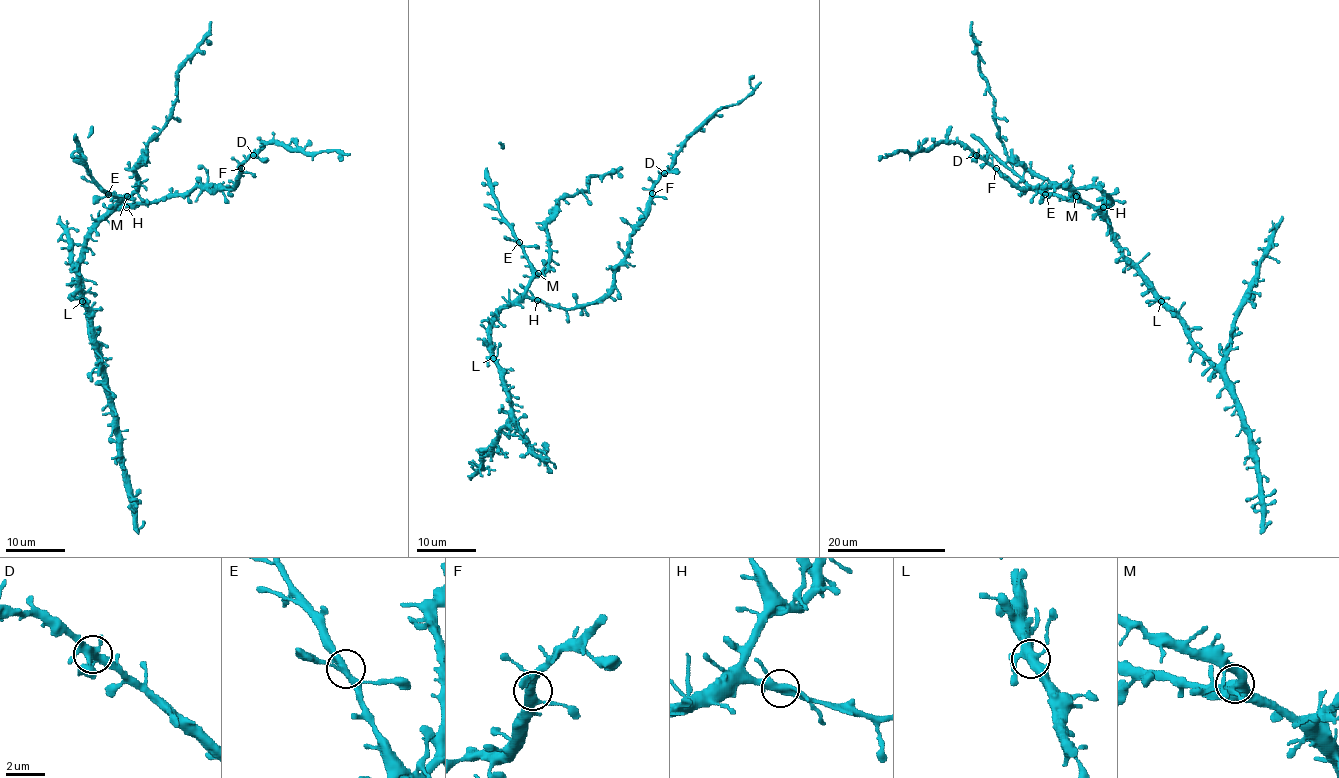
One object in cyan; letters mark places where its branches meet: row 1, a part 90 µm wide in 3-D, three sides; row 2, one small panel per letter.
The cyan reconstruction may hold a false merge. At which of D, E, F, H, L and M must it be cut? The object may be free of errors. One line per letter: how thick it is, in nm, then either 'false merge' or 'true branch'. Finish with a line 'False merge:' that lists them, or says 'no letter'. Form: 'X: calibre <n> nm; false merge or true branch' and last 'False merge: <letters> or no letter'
D: calibre 360 nm; true branch
E: calibre 360 nm; true branch
F: calibre 360 nm; true branch
H: calibre 400 nm; true branch
L: calibre 480 nm; true branch
M: calibre 500 nm; true branch
False merge: no letter

